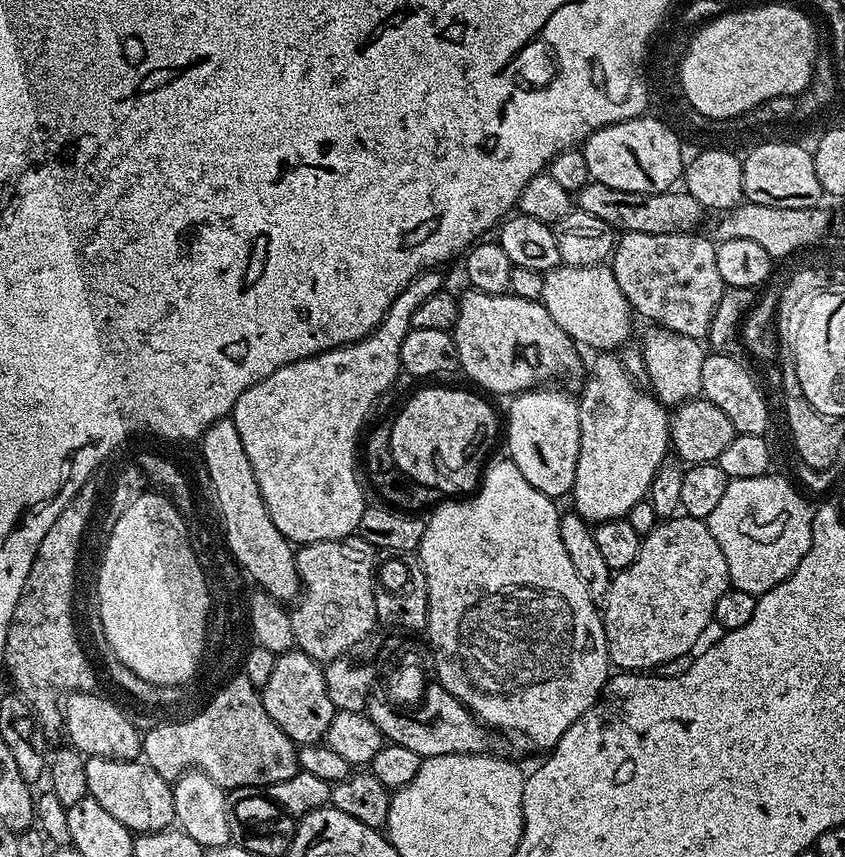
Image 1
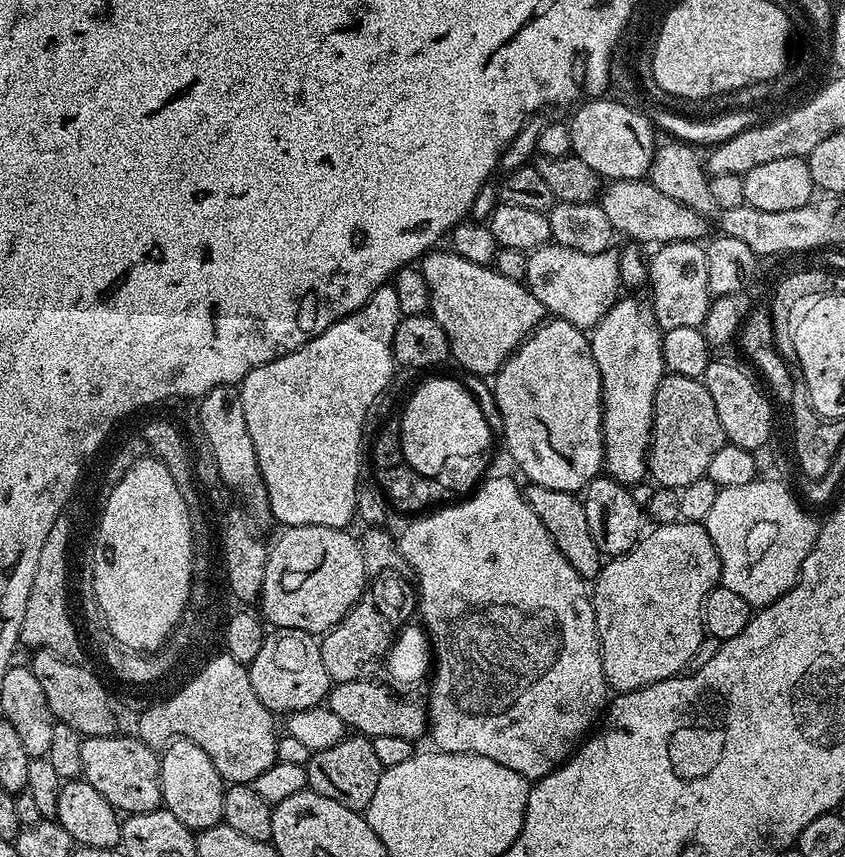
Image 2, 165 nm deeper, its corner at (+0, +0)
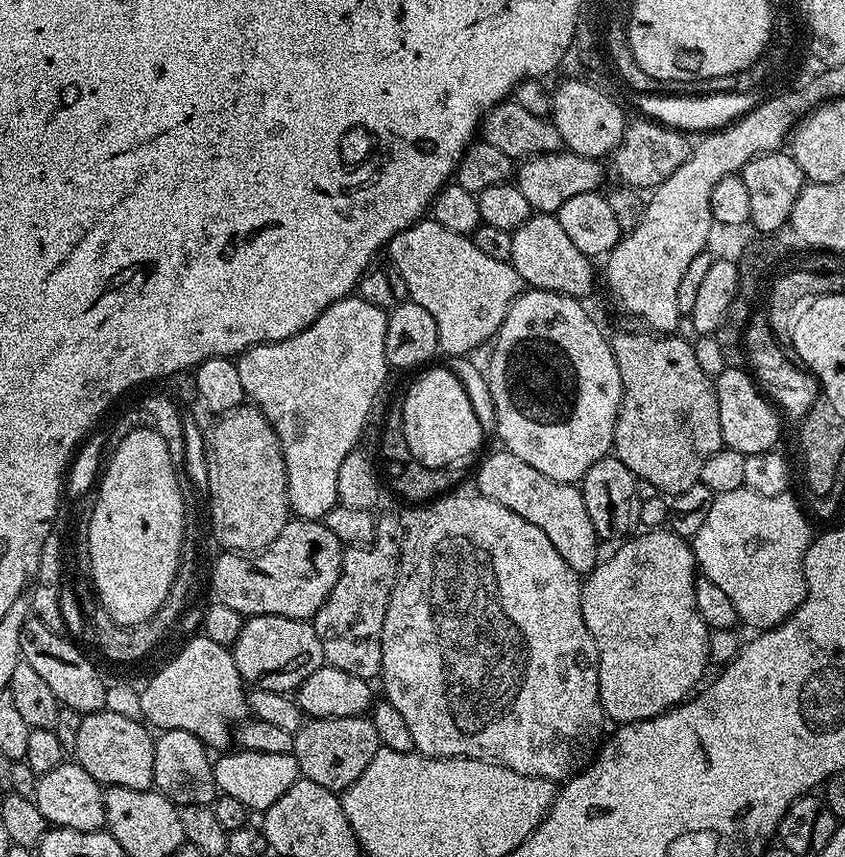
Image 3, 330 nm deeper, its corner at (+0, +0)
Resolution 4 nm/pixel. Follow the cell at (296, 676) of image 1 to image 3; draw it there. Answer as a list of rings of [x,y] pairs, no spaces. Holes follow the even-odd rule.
[[[281,616],[247,617],[235,644],[231,645],[230,651],[238,666],[238,674],[244,680],[245,685],[285,694],[295,693],[299,684],[306,682],[306,678],[310,678],[310,674],[314,674],[314,670],[323,668],[326,664],[322,654],[322,642],[318,642],[315,627],[306,620],[282,618]]]

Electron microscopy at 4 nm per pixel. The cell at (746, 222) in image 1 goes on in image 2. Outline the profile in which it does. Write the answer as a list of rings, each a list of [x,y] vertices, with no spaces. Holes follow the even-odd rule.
[[[647,178],[605,183],[598,203],[602,210],[606,210],[606,218],[610,218],[613,233],[620,235],[621,232],[624,238],[641,246],[659,246],[687,240],[700,242],[709,235],[710,224],[701,214],[690,210],[690,206],[682,206],[682,202],[674,202],[674,198],[662,194],[662,190],[658,190],[658,186],[654,186]]]

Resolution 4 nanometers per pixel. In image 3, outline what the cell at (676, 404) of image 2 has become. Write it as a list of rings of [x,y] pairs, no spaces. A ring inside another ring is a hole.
[[[640,330],[644,332],[616,332],[611,333],[610,343],[612,345],[612,353],[618,362],[618,374],[622,378],[622,386],[624,393],[622,394],[622,402],[620,403],[620,413],[616,419],[614,426],[614,438],[612,446],[614,455],[626,467],[635,474],[637,480],[645,480],[650,482],[660,494],[675,494],[682,490],[690,490],[690,486],[700,483],[700,475],[702,474],[702,466],[706,466],[706,458],[710,458],[710,454],[717,452],[719,448],[724,447],[724,439],[722,438],[722,422],[718,418],[718,398],[716,397],[716,385],[713,377],[709,376],[706,370],[702,370],[702,366],[698,366],[698,358],[696,357],[696,349],[691,343],[680,337],[680,334],[653,334],[648,330]]]

